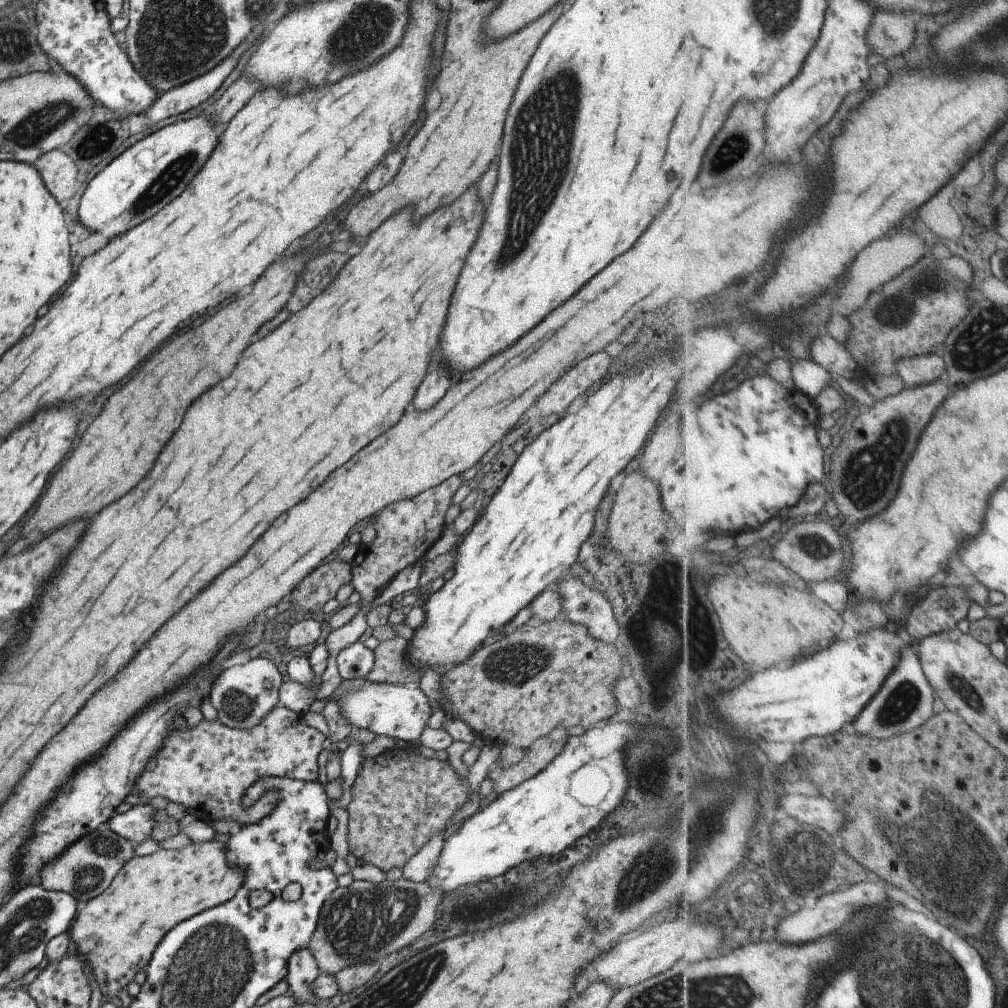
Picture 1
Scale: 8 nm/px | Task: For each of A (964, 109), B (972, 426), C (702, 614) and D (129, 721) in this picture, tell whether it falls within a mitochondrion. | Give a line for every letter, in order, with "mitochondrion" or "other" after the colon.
A: other
B: other
C: mitochondrion
D: other

